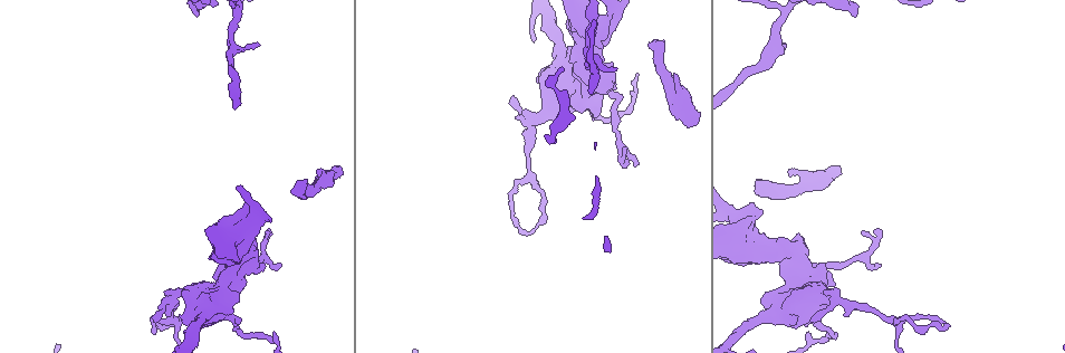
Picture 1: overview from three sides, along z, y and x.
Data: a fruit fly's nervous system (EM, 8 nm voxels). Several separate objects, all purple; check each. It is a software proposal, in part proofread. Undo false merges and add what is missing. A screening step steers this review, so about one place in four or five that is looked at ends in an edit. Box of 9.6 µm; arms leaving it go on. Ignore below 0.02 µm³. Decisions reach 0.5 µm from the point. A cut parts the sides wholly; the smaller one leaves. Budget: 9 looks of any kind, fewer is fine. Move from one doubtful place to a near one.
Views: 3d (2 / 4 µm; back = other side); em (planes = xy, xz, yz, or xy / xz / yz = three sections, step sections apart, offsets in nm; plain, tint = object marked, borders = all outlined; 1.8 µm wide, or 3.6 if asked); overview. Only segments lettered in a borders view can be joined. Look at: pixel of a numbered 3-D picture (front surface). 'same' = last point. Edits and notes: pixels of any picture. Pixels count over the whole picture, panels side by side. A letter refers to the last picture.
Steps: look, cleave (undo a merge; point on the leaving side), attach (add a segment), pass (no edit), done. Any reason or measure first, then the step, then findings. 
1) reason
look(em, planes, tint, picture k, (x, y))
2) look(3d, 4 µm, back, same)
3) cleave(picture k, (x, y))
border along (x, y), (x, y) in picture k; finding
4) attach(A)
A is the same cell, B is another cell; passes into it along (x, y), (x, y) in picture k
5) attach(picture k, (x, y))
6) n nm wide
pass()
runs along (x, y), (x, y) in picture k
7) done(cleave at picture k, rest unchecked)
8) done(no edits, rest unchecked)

touches itself
look(em, yz, step 4, tint, picture 1, (941, 327))

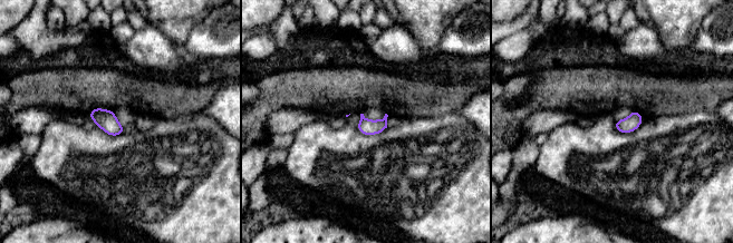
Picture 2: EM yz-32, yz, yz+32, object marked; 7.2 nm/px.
look(em, planes, borders, same)

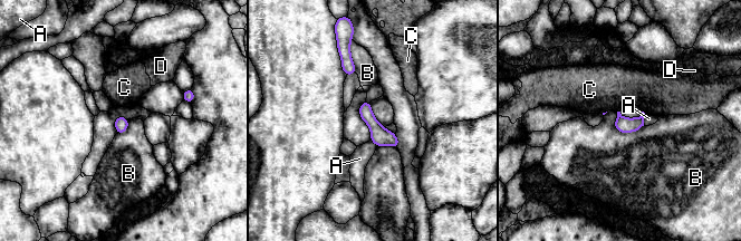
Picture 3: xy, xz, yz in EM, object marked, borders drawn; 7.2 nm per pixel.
pass()
A, B, C and D are other cells; border along (616, 112), (617, 131), (643, 125) in picture 3; all the same neuron

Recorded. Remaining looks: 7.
look(em, xz, step 8, tint, picture 1, (533, 122))

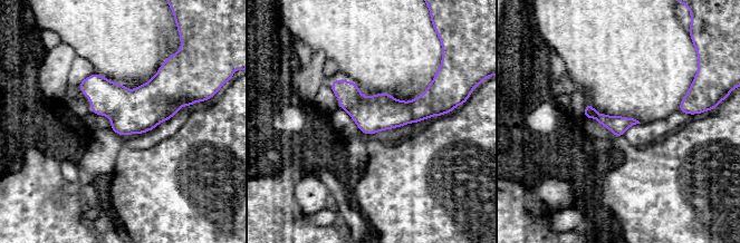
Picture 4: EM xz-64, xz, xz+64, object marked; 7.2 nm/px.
look(em, planes, borders, same)

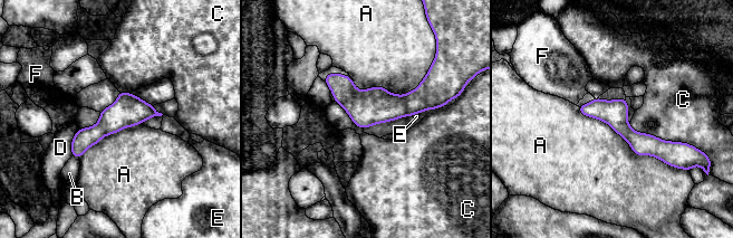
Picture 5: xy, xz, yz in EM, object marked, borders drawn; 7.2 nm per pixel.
pass()
A, B, C, D, E and F are other cells; border along (577, 106), (636, 154), (674, 168) in picture 5; all the same neuron

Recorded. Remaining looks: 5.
branch stops here
look(em, planes, plain, picture 1, (662, 43))

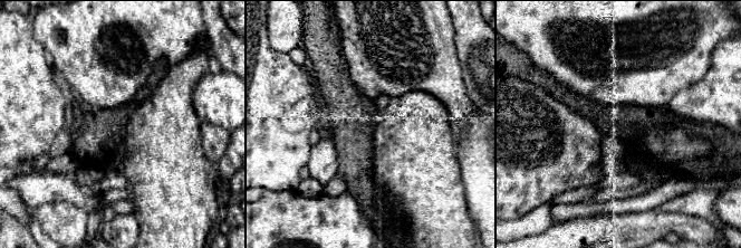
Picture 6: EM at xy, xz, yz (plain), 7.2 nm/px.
what lies round it
look(em, planes, borders, same)

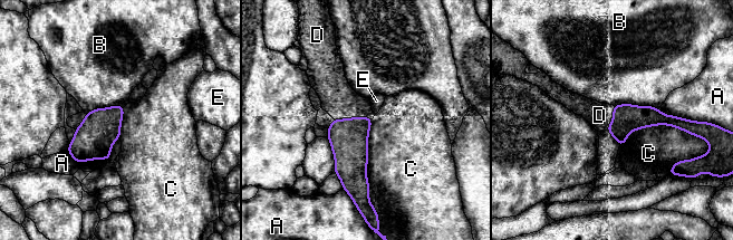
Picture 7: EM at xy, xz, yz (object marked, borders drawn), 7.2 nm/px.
200 nm wide
attach(D)
D is the same cell, A, B, C and E are other cells; the neuron continues

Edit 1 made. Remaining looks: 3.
see it whole again
look(overview)

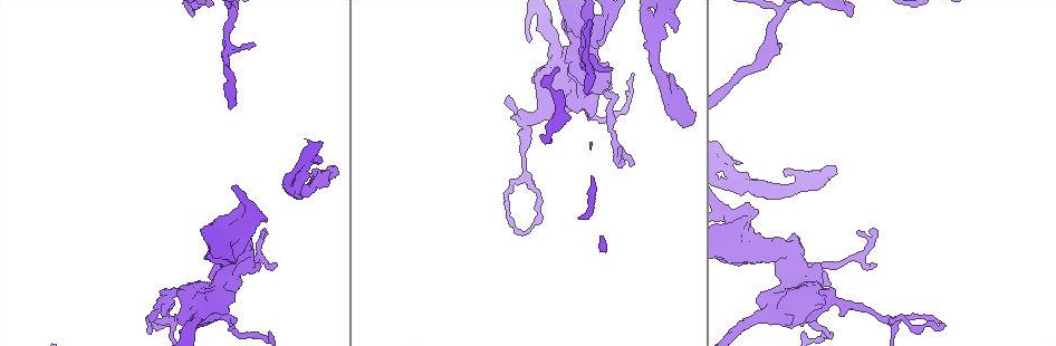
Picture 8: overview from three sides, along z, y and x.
free end
look(em, planes, borders, picture 8, (550, 142))

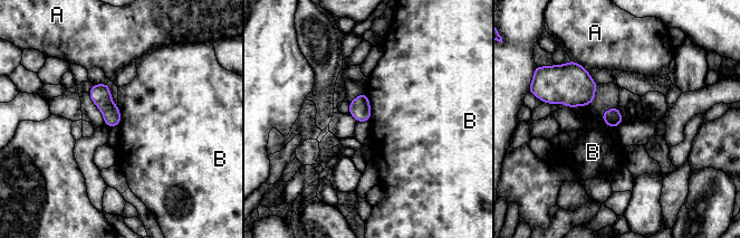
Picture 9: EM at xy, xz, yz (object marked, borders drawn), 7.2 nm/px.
pass()
A and B are other cells; border along (617, 106), (602, 114), (609, 127) in picture 9; none of them fits

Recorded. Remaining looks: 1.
done(attach at picture 7, rest unchecked)

